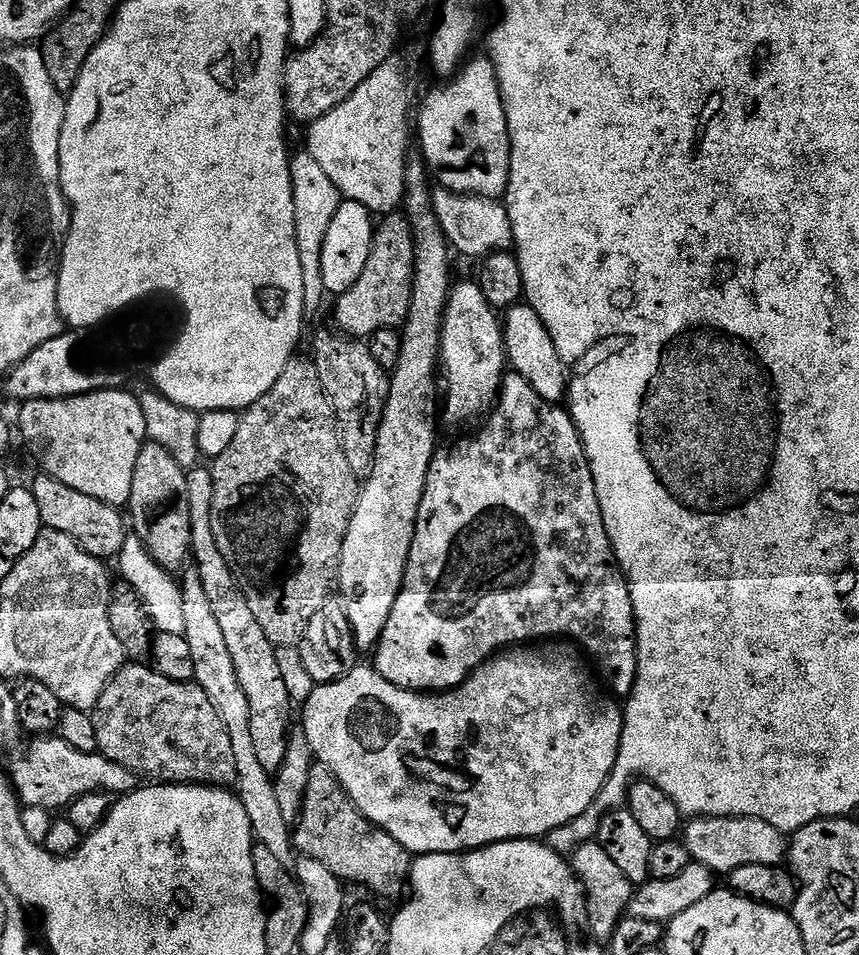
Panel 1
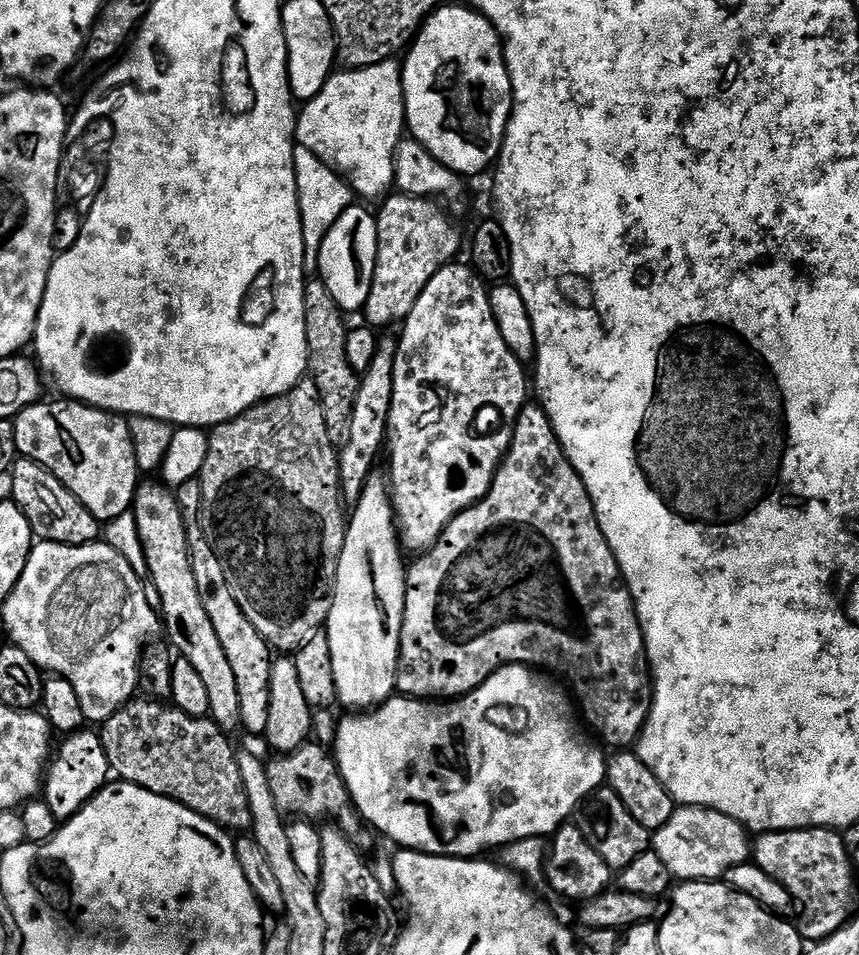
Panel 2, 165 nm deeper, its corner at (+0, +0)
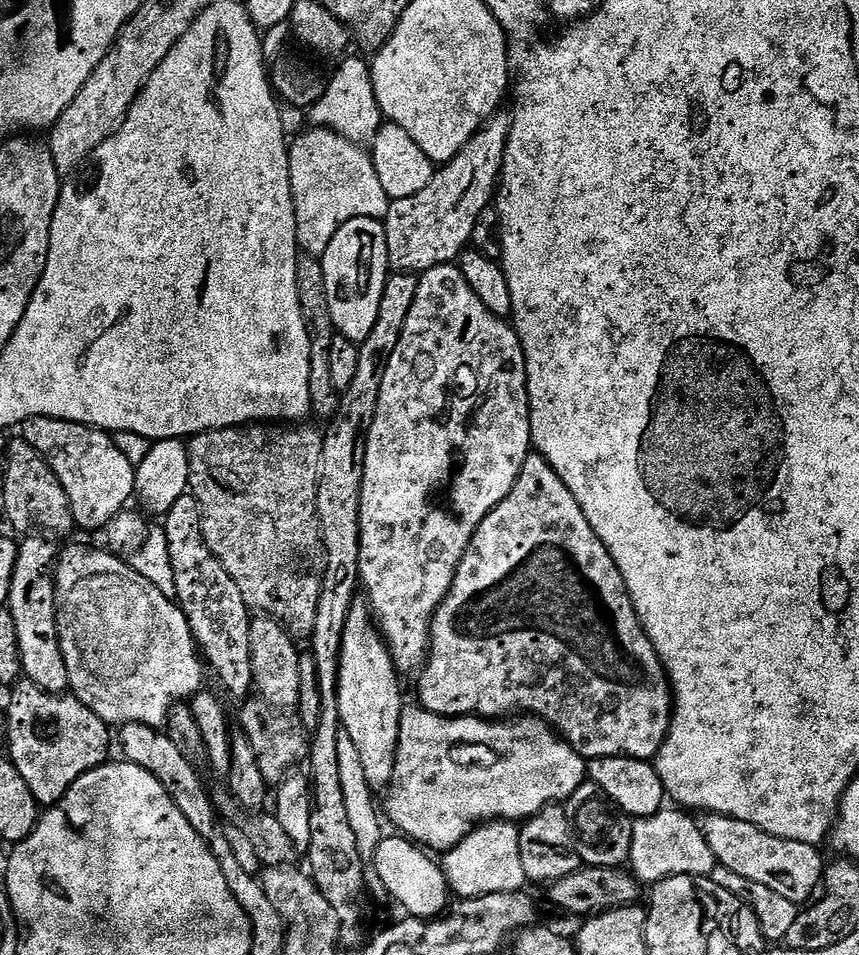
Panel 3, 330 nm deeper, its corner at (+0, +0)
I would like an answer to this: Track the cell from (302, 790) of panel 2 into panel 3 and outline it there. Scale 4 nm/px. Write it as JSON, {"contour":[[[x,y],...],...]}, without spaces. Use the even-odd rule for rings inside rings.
{"contour":[[[248,698],[239,705],[239,731],[250,738],[250,746],[258,754],[258,770],[262,770],[262,778],[270,786],[278,786],[284,779],[293,775],[296,768],[305,763],[308,758],[310,731],[303,725],[300,717],[291,711],[275,708],[259,698]]]}

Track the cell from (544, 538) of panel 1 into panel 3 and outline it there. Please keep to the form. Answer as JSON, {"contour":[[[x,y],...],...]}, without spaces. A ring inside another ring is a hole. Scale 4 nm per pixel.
{"contour":[[[529,454],[520,471],[514,490],[478,526],[472,535],[470,546],[456,568],[454,582],[446,598],[432,616],[432,630],[428,637],[428,658],[424,662],[420,679],[419,707],[439,716],[483,716],[485,718],[508,718],[513,714],[531,714],[538,720],[551,724],[560,739],[565,740],[585,761],[607,756],[629,756],[635,760],[651,761],[665,747],[668,727],[672,725],[674,697],[668,683],[668,671],[654,650],[646,630],[640,625],[638,614],[632,605],[626,582],[602,538],[594,534],[582,506],[570,494],[566,482],[558,478],[554,466],[539,454]]]}

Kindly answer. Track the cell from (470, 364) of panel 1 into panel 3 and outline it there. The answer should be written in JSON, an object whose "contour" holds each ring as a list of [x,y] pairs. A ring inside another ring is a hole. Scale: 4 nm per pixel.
{"contour":[[[455,263],[437,264],[435,268],[429,268],[427,272],[420,276],[420,281],[418,282],[418,295],[414,297],[414,306],[410,306],[410,315],[406,317],[406,326],[402,326],[402,338],[398,338],[398,346],[394,346],[394,354],[390,354],[390,362],[386,362],[386,374],[382,374],[382,390],[378,394],[378,406],[376,407],[376,413],[374,414],[374,422],[368,431],[364,473],[362,474],[362,502],[360,503],[360,582],[363,591],[368,591],[368,597],[366,597],[367,603],[370,605],[370,611],[373,617],[378,621],[380,634],[384,637],[388,645],[388,649],[392,655],[392,661],[396,663],[397,672],[401,674],[413,672],[413,674],[416,674],[423,669],[424,662],[428,658],[428,637],[432,630],[432,616],[438,610],[438,606],[441,602],[446,598],[446,594],[454,582],[456,568],[462,562],[462,558],[470,546],[472,535],[476,533],[481,522],[483,522],[506,497],[508,497],[510,490],[514,490],[514,486],[520,477],[522,466],[526,462],[526,458],[529,456],[532,447],[532,427],[530,426],[530,410],[528,409],[528,375],[526,374],[526,358],[524,357],[524,351],[520,345],[520,339],[518,338],[515,327],[513,327],[507,319],[495,316],[495,314],[485,306],[482,302],[482,298],[478,298],[478,294],[474,294],[474,290],[470,290],[466,278]]]}

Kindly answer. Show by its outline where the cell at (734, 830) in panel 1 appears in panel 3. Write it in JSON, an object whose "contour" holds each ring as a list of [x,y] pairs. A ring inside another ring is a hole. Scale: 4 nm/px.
{"contour":[[[662,810],[653,816],[637,819],[632,825],[630,868],[636,879],[651,886],[671,876],[711,877],[718,865],[714,850],[710,850],[699,823],[695,819],[692,821],[687,811],[668,811]]]}

